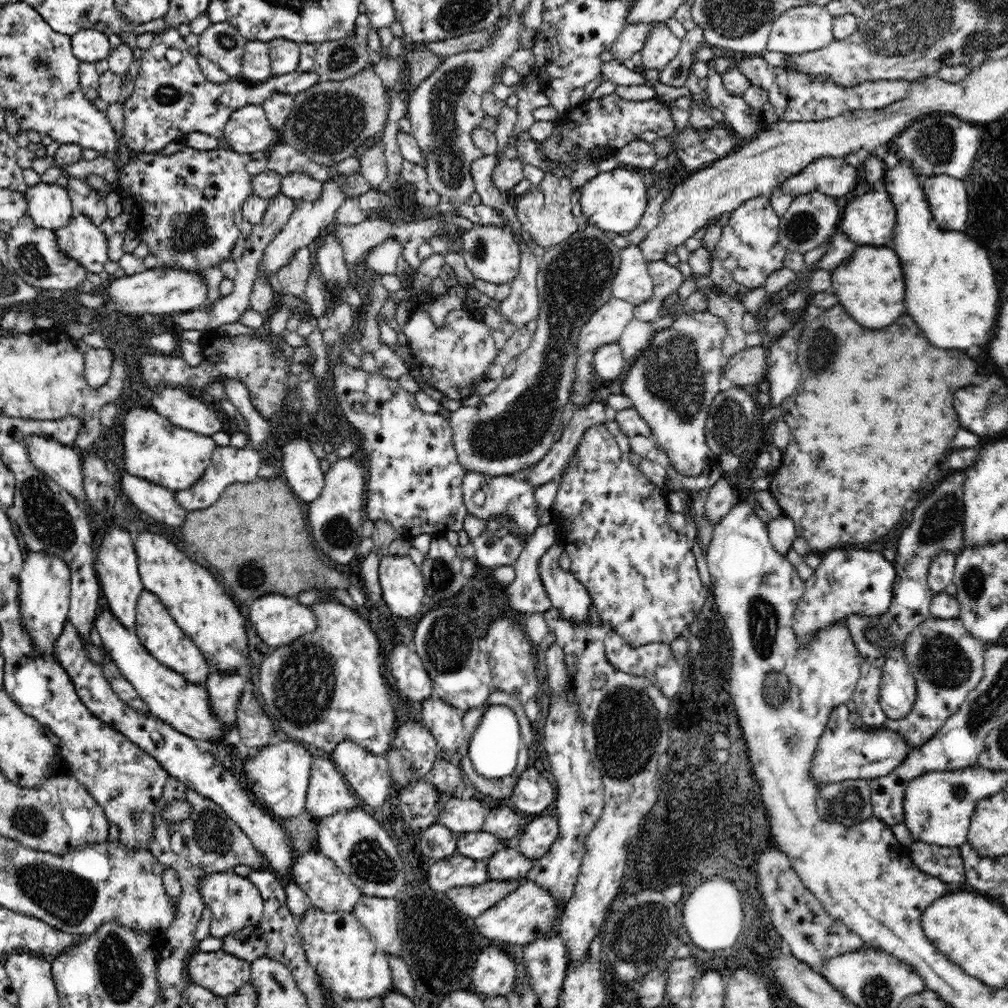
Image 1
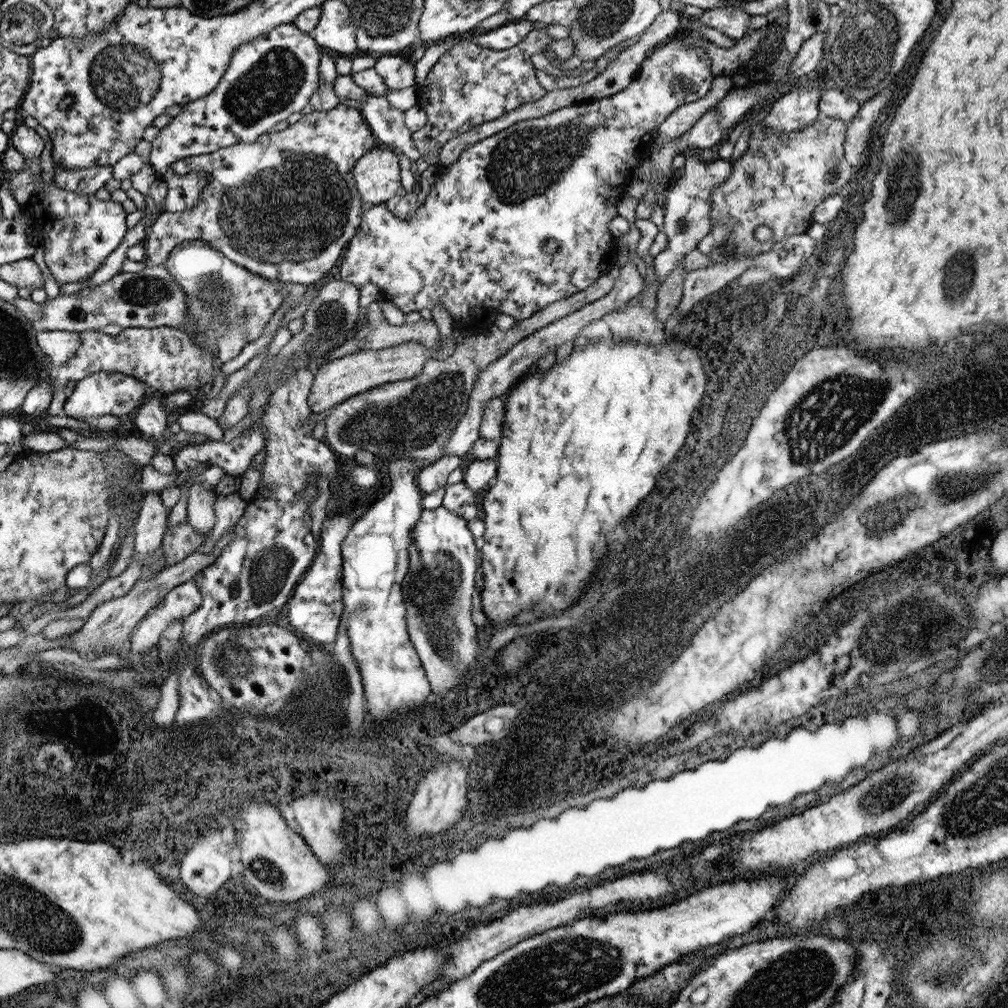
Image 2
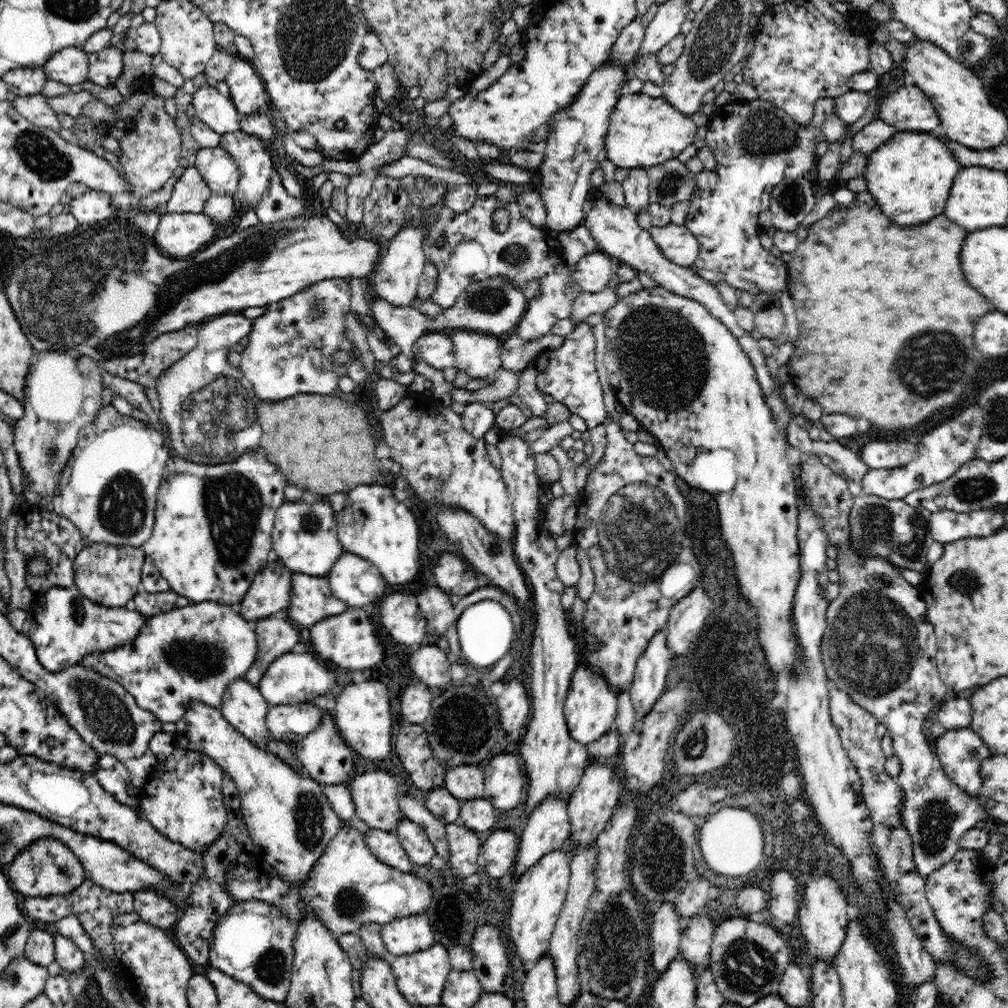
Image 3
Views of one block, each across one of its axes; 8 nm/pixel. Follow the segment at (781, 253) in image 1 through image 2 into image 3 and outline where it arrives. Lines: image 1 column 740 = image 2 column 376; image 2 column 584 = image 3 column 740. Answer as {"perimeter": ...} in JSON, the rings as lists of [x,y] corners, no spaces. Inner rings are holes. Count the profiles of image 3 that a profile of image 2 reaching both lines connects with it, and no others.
{"perimeter":[[[752,100],[752,102],[730,102],[730,104],[726,104],[726,106],[718,106],[718,110],[712,114],[712,118],[710,118],[710,122],[706,124],[708,126],[708,134],[706,134],[706,146],[714,152],[714,156],[716,156],[716,162],[718,162],[718,166],[716,166],[716,174],[712,172],[712,174],[706,174],[706,170],[704,170],[704,176],[712,176],[712,178],[716,178],[714,180],[714,190],[694,190],[694,194],[692,194],[692,198],[690,198],[690,208],[688,208],[688,214],[686,214],[686,220],[684,220],[684,226],[692,232],[692,236],[698,240],[698,244],[700,244],[700,256],[698,256],[698,260],[690,266],[692,268],[692,272],[696,272],[702,280],[708,280],[708,282],[712,282],[714,286],[718,284],[718,282],[728,282],[732,288],[736,288],[736,290],[742,290],[742,292],[748,292],[748,294],[752,294],[752,296],[758,296],[758,294],[762,294],[762,292],[784,292],[784,290],[788,290],[788,264],[786,262],[782,262],[780,260],[780,254],[776,254],[774,250],[764,250],[762,248],[762,244],[760,244],[760,240],[758,240],[758,236],[760,236],[760,226],[758,226],[758,214],[760,212],[764,212],[764,210],[770,210],[770,200],[772,200],[772,190],[784,180],[784,178],[788,178],[788,176],[806,176],[816,164],[818,164],[818,156],[816,156],[816,148],[818,148],[818,144],[824,140],[824,134],[822,132],[810,132],[808,128],[802,128],[800,124],[796,124],[796,120],[792,120],[792,116],[788,116],[782,108],[778,108],[776,104],[772,104],[772,102],[766,102],[766,100]]]}

